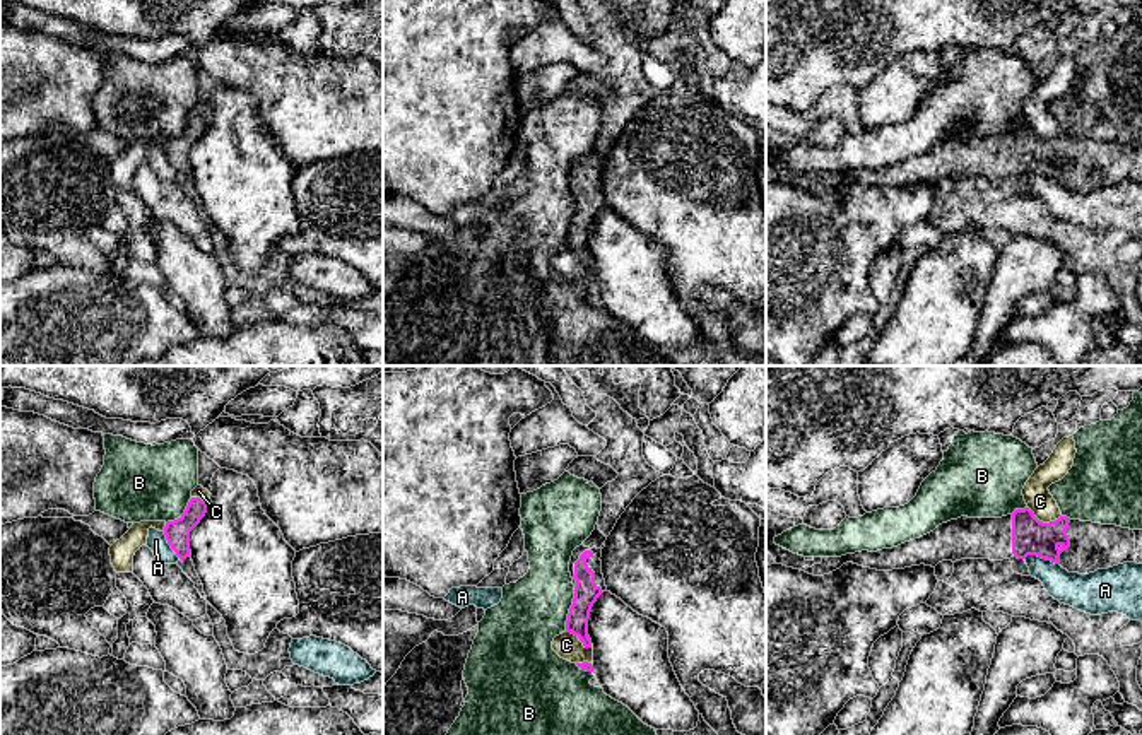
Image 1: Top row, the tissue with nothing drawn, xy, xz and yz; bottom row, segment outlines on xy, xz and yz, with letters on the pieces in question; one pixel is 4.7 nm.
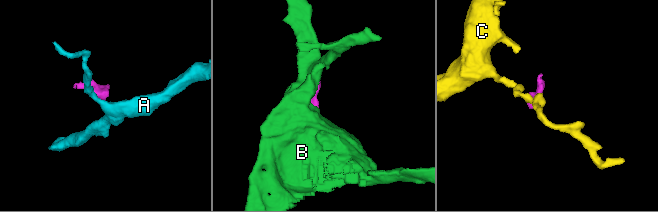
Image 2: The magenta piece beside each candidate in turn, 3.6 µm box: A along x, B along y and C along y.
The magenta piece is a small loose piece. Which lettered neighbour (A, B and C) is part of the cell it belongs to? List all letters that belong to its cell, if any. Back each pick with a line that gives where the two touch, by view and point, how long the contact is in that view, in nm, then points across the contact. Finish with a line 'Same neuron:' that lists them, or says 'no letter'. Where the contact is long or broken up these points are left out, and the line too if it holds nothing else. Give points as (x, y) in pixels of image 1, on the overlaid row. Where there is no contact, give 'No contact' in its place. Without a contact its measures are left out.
Same neuron: no letter

